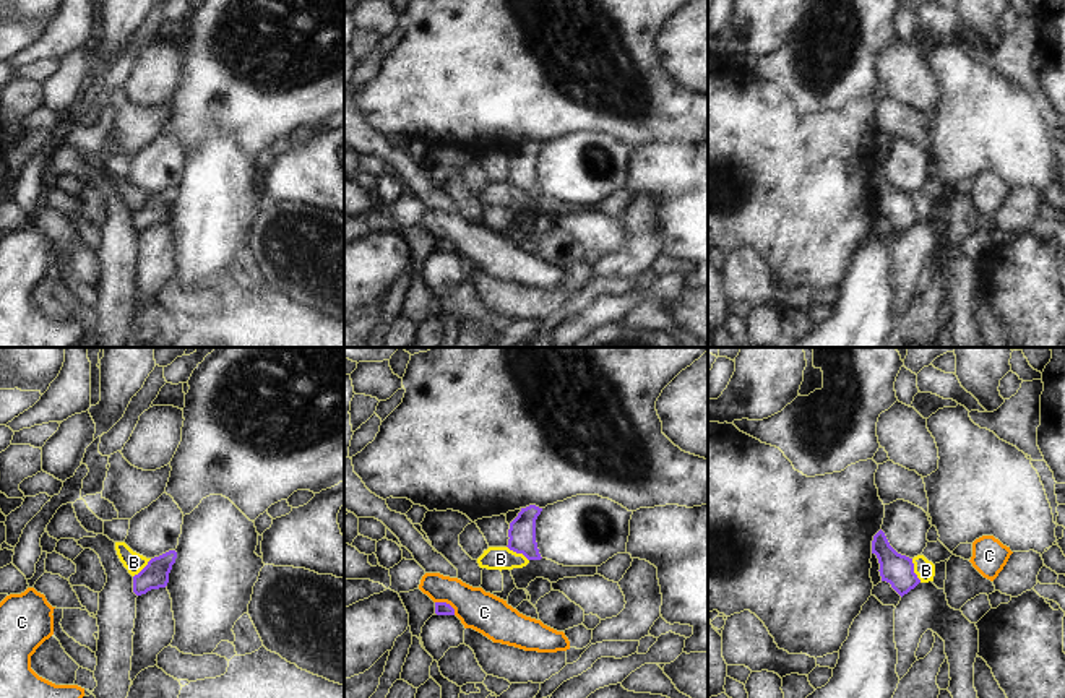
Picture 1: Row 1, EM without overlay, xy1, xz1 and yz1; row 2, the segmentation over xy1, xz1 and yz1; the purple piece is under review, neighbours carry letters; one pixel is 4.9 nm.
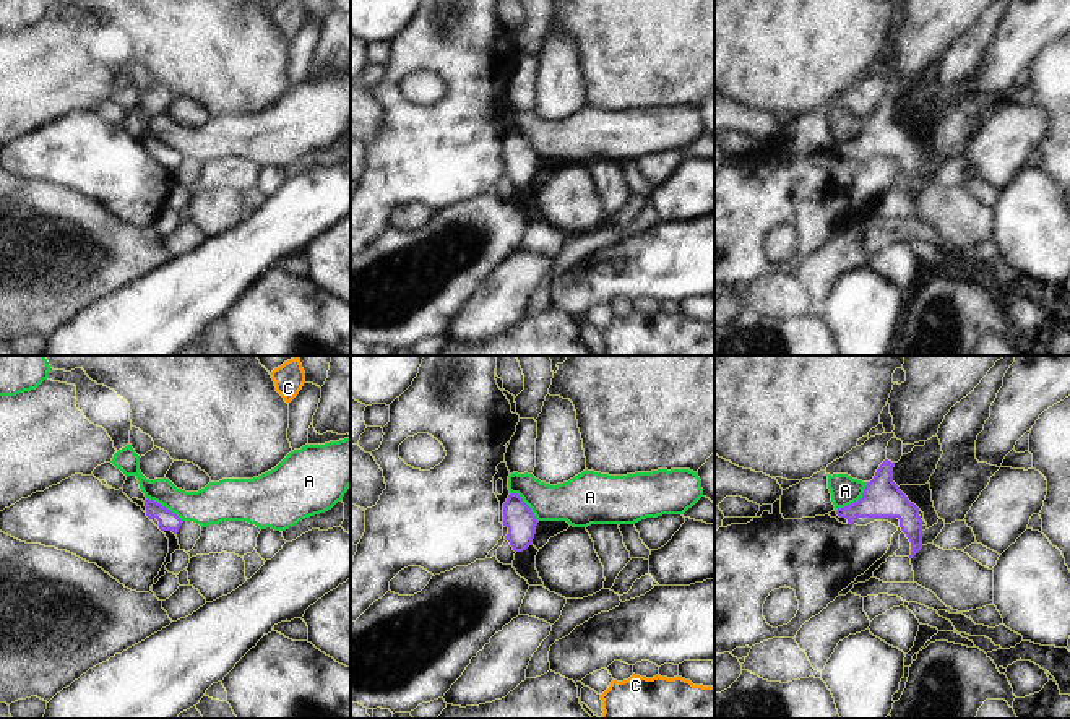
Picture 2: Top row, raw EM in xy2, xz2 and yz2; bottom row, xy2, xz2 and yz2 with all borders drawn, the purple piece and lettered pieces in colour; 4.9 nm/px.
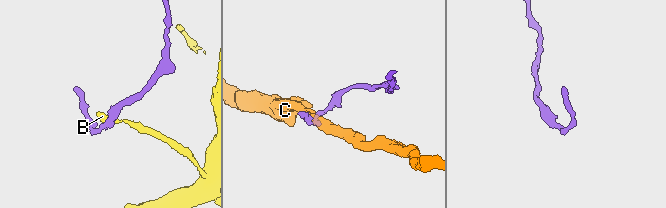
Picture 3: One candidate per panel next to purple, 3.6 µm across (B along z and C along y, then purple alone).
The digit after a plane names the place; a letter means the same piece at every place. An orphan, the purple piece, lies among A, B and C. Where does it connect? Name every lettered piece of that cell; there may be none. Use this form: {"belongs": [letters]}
{"belongs": []}

